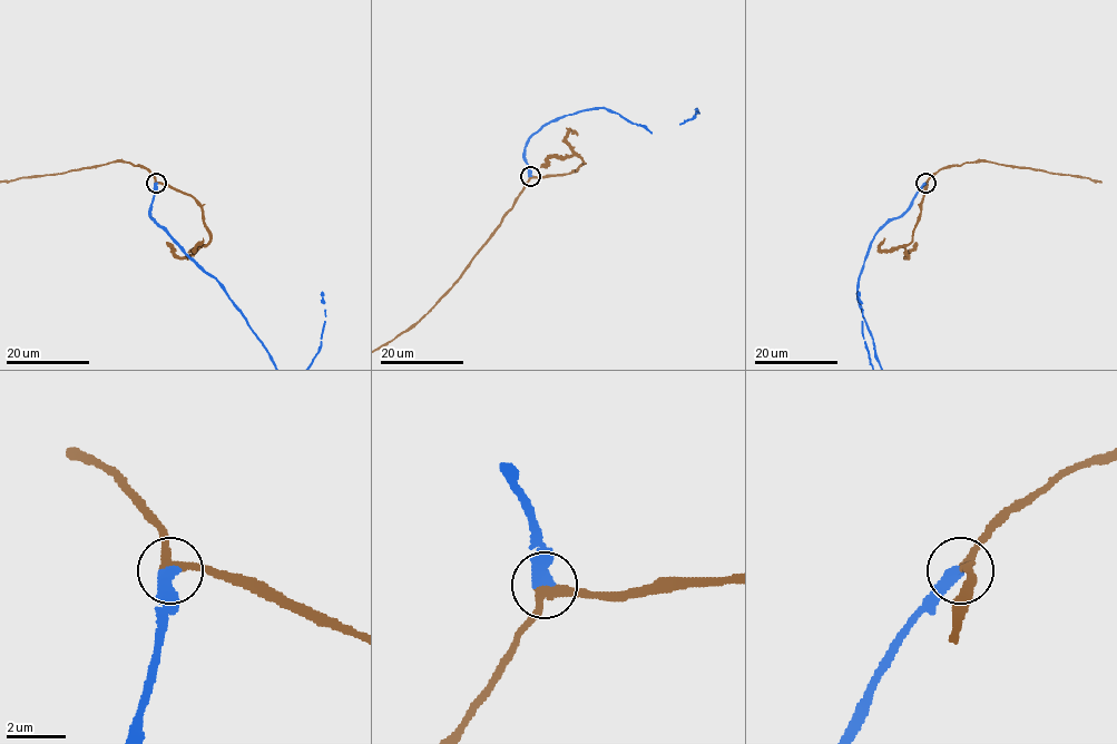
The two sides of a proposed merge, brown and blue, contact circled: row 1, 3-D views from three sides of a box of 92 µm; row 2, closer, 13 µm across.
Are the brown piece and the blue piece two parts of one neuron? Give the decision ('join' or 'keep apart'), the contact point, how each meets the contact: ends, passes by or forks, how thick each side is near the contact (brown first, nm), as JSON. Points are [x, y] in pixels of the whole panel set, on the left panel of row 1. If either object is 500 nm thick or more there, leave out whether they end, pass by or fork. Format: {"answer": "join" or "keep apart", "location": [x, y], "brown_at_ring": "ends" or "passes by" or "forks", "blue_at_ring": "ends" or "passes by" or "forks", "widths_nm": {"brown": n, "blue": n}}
{"answer": "join", "location": [156, 183], "brown_at_ring": "passes by", "blue_at_ring": "ends", "widths_nm": {"brown": 240, "blue": 420}}

